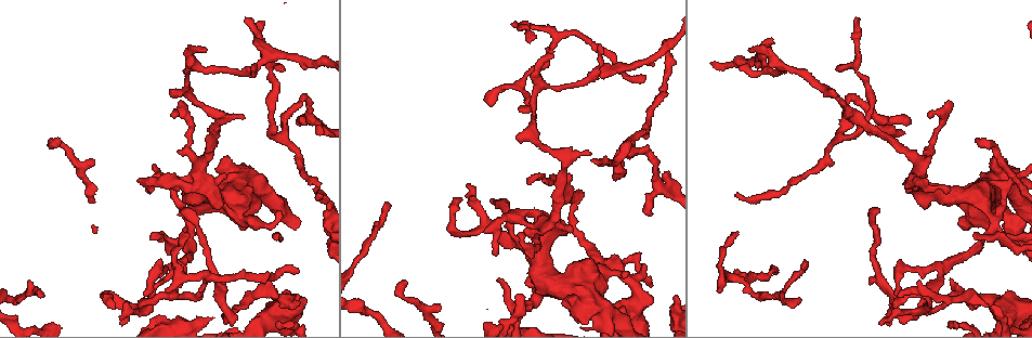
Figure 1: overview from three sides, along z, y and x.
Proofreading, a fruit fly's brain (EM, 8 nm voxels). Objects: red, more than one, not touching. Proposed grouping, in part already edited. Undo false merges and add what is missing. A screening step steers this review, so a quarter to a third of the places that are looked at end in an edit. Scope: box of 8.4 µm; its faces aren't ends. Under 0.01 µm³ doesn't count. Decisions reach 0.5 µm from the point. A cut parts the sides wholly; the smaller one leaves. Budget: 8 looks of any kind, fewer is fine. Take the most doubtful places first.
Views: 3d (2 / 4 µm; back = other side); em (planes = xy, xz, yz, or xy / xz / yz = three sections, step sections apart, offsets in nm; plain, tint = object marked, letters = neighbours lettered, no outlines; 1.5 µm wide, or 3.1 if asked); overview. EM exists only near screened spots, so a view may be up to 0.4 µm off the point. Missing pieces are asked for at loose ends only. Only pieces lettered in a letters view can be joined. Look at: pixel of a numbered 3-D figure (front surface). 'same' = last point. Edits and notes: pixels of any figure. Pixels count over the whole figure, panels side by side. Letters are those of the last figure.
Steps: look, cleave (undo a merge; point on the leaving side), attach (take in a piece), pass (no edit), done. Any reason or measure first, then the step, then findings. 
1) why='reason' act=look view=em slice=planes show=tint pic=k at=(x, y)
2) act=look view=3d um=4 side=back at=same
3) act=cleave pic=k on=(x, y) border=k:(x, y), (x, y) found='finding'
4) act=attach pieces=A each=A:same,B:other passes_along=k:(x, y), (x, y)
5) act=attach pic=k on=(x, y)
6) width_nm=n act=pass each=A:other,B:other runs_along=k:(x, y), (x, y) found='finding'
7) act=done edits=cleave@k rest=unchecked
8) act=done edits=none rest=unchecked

why='thin end' act=look view=3d um=4 pic=1 at=(736, 195)

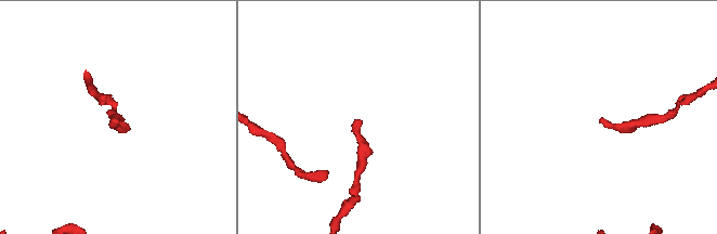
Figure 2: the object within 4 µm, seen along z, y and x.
why='need the tissue' act=look view=em slice=yz step=8 show=letters pic=2 at=(114, 118)

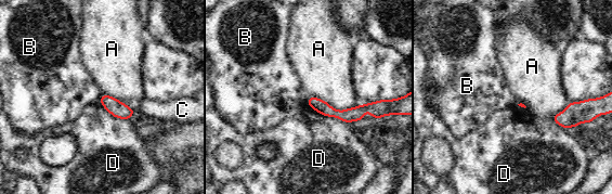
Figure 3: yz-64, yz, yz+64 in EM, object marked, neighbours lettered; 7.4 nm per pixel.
act=pass each=A:other,B:other,C:other,D:other found='no lettered piece goes on from it'

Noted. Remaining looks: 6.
why='tapers out' act=look view=em slice=planes show=letters pic=1 at=(530, 42)

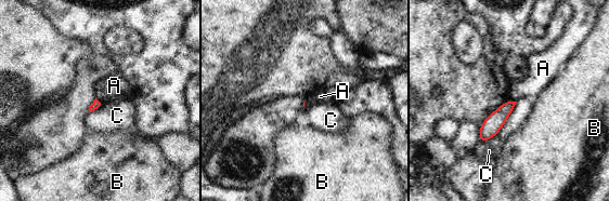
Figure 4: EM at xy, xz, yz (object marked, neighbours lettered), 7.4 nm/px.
act=pass each=A:other,B:other,C:other border=4:(517, 102), (503, 126), (481, 143) found='none of them fits'

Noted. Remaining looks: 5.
why='branch stops here' act=look view=3d um=4 pic=1 at=(992, 158)

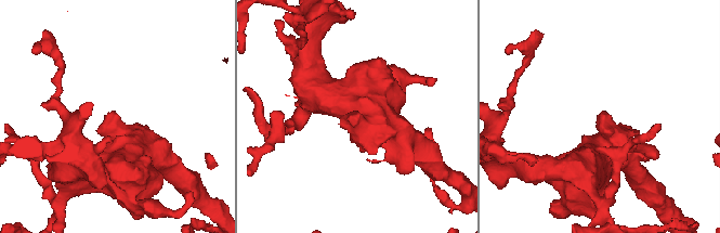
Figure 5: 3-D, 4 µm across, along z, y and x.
why='now the EM' act=look view=em slice=xy step=4 show=tint pic=5 at=(350, 118)

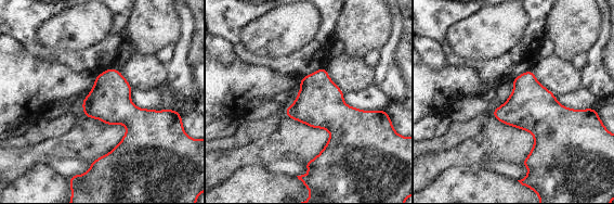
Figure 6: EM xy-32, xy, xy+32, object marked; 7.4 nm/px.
why='another direction' act=look view=em slice=planes show=letters at=same

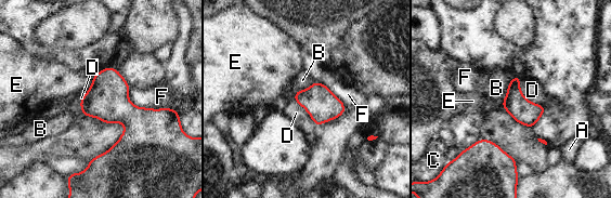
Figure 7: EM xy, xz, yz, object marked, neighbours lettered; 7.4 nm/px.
act=pass each=A:other,B:other,C:other,D:other,E:other,F:other border=7:(520, 80), (521, 93), (543, 105) found='none of them fits'

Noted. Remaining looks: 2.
act=done edits=none rest=unchecked

